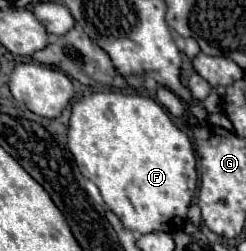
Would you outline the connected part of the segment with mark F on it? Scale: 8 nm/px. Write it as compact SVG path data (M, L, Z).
M121 91L94 92L80 98L72 104L68 150L80 172L100 188L104 202L122 220L124 228L140 234L156 230L176 232L176 228L184 228L186 212L198 184L196 154L188 136L172 124L166 110L152 98Z

